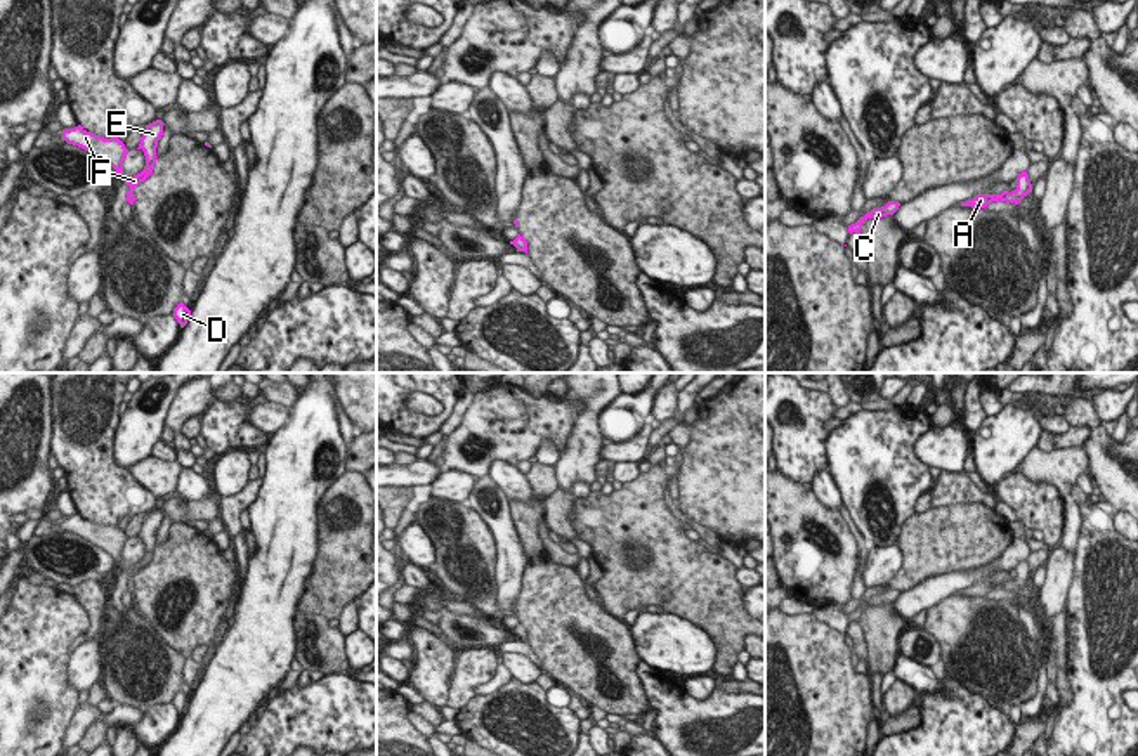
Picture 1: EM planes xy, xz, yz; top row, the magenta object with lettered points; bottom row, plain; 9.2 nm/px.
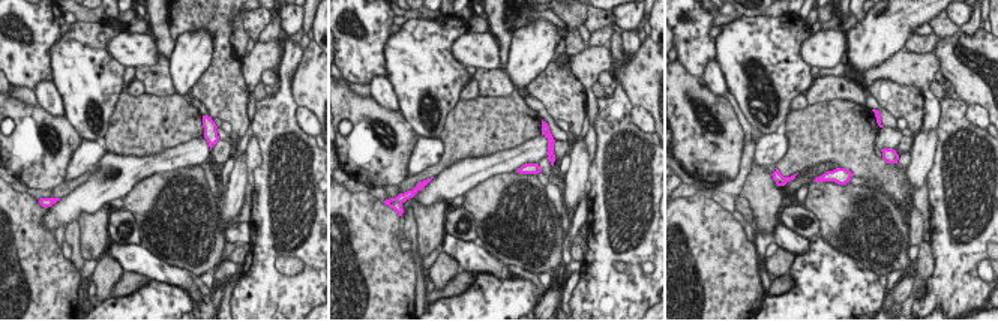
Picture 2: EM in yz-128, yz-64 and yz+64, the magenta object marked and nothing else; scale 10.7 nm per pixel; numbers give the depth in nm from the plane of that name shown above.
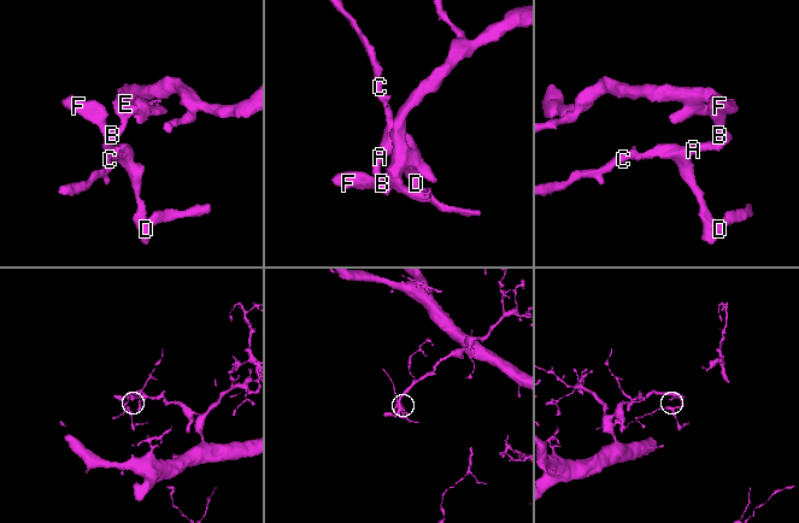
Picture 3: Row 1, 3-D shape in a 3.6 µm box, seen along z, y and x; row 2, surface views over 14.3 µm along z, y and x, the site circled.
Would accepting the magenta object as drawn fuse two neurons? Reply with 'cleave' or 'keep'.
keep

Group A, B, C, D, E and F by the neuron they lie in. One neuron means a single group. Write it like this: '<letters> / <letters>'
A B C D E F

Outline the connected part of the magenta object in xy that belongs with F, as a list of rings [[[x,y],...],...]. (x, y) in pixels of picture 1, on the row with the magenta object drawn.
[[[78,125],[69,130],[66,128],[62,132],[62,139],[68,144],[78,146],[109,163],[116,170],[118,177],[123,175],[123,161],[128,149],[118,137],[104,139],[92,132],[87,132],[82,125]]]

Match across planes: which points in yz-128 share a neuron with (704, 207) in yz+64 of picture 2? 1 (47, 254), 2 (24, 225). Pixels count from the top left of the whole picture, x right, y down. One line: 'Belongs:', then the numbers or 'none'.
Belongs: 1, 2

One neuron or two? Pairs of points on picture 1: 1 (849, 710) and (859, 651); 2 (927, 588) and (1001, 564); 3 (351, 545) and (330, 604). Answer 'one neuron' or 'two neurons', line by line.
1: two neurons
2: one neuron
3: one neuron

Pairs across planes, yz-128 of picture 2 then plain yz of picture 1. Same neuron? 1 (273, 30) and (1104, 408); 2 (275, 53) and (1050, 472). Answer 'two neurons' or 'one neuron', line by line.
1: two neurons
2: one neuron

